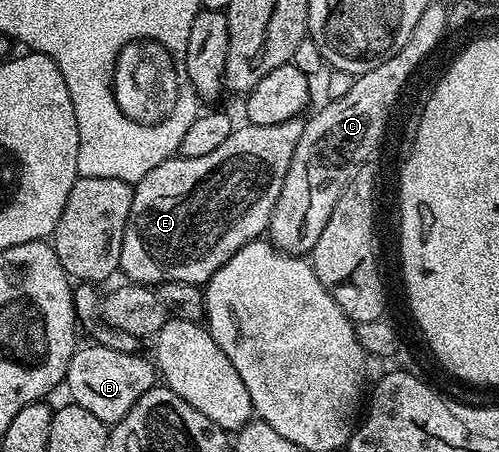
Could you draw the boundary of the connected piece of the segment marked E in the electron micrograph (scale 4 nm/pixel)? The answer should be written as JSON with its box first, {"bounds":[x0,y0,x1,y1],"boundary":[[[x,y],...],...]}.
{"bounds":[119,117,304,287],"boundary":[[[300,117],[290,119],[286,123],[274,123],[273,125],[254,125],[244,123],[244,126],[233,128],[230,139],[226,143],[219,145],[215,151],[208,152],[207,155],[197,157],[170,157],[168,160],[158,163],[148,172],[141,181],[135,182],[132,191],[132,206],[130,215],[126,223],[126,231],[122,239],[122,255],[120,256],[119,272],[125,273],[129,282],[137,285],[155,287],[162,283],[190,283],[191,285],[203,286],[222,267],[232,258],[238,250],[246,247],[246,243],[263,238],[268,231],[268,224],[274,211],[274,203],[278,203],[278,195],[282,191],[282,183],[286,183],[286,171],[290,167],[290,159],[294,155],[294,147],[298,147],[298,139],[302,139],[304,121]]]}

